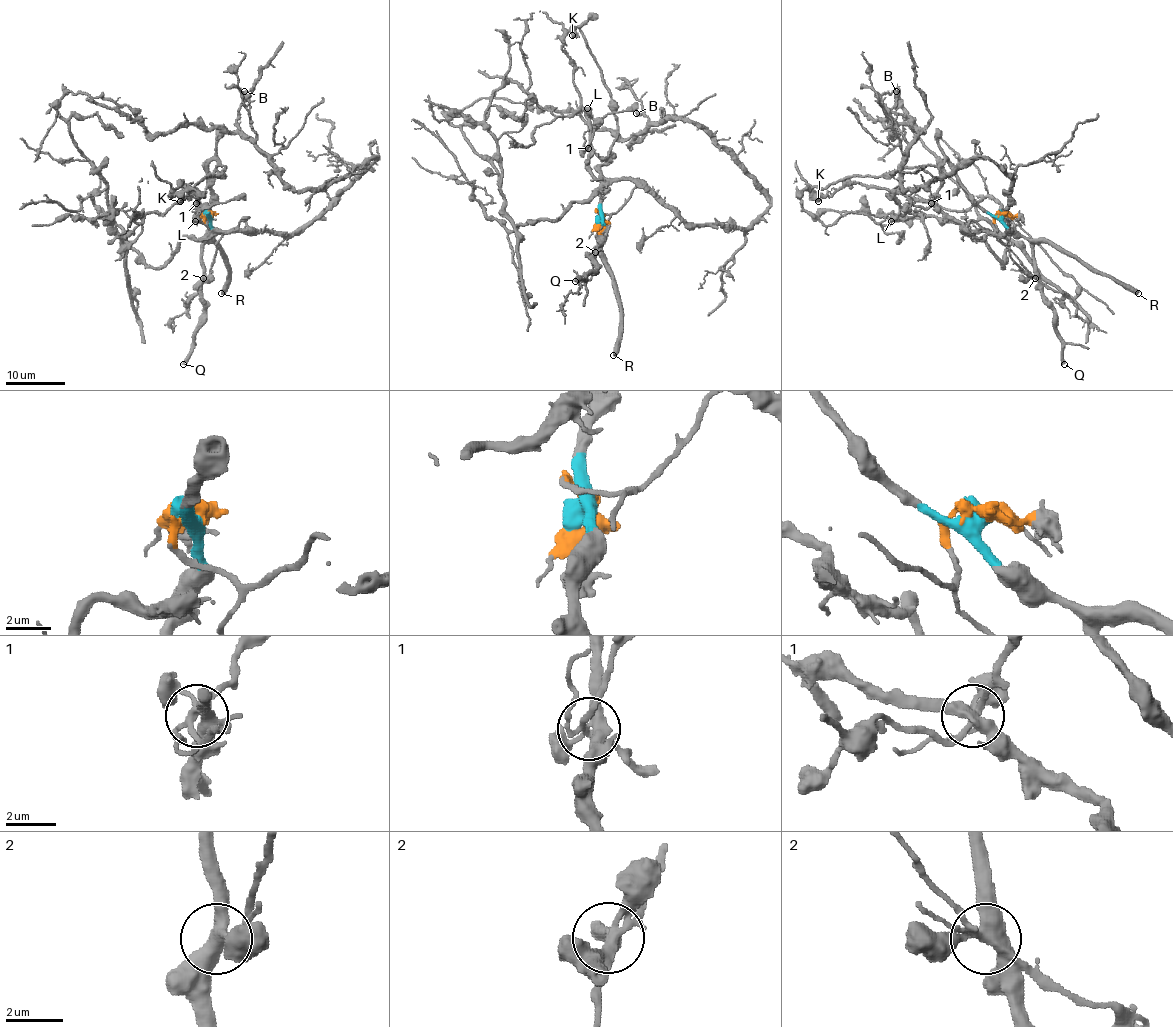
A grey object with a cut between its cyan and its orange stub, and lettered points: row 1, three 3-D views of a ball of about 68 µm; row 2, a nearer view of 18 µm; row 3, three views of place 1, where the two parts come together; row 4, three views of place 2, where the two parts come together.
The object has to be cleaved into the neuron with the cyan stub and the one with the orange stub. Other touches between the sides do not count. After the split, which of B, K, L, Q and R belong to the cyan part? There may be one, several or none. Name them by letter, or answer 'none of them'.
K, L, Q, R

